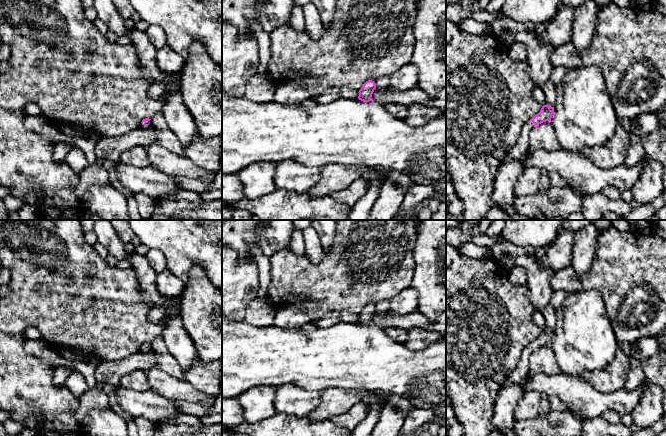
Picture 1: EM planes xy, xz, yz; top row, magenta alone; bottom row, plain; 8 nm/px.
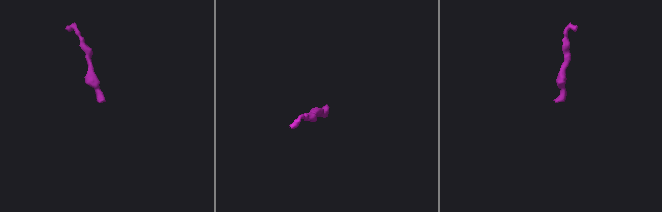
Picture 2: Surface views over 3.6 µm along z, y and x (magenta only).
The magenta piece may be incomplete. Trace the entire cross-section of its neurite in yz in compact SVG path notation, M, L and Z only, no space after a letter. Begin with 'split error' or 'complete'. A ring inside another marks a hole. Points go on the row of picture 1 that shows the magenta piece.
split error | M543 105L540 112L530 119L530 121L523 127L522 133L519 137L515 147L503 159L502 163L510 162L514 159L520 158L528 149L531 148L529 142L530 131L537 125L551 121L554 112L554 107Z

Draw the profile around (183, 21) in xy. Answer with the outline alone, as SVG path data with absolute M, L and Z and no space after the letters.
M130 0L134 12L149 25L163 29L167 45L184 59L195 41L205 46L211 59L222 68L222 0Z

